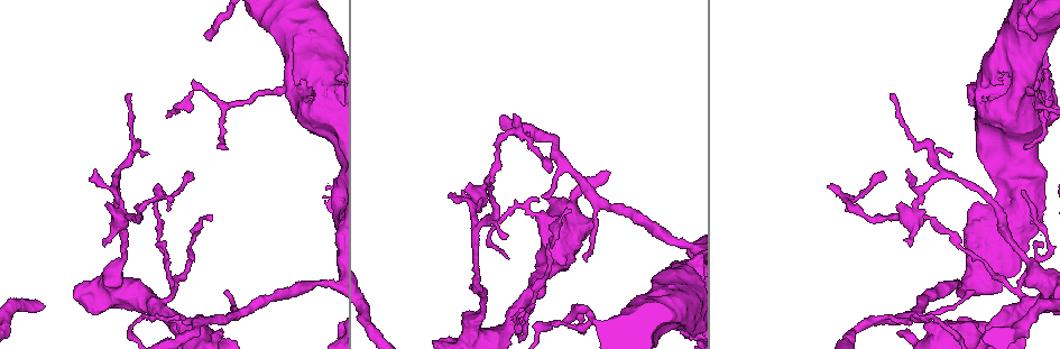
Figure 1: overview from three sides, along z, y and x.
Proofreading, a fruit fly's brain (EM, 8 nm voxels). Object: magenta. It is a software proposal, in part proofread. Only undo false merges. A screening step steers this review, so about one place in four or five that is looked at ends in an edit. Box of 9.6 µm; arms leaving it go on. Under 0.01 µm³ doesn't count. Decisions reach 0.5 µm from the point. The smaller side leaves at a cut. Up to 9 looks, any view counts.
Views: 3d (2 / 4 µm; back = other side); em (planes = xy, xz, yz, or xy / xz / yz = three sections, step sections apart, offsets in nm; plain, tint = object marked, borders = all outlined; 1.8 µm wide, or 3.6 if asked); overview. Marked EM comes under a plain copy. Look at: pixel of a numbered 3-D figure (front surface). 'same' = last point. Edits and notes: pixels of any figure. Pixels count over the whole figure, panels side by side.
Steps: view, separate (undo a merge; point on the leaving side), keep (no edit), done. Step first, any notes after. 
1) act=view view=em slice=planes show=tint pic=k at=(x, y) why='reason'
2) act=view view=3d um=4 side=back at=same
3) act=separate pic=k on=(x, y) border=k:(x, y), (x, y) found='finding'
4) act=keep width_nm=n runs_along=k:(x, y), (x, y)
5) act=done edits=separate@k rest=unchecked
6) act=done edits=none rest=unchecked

act=view view=3d um=4 side=back pic=1 at=(1045, 56) why='closes a loop'

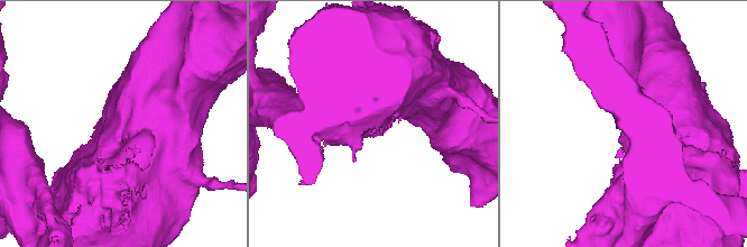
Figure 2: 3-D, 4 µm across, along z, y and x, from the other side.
act=view view=em slice=planes show=tint pic=2 at=(124, 120)

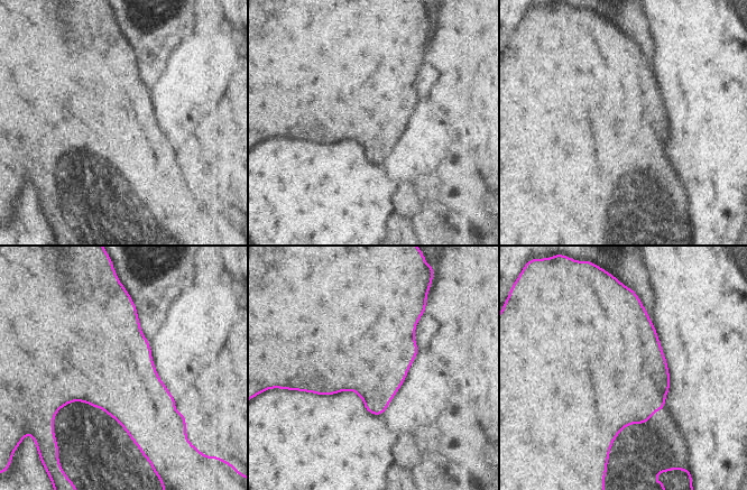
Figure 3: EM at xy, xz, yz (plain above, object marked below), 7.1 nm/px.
act=keep found='one cell here'

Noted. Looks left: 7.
act=view view=em slice=xz step=16 show=tint pic=1 at=(468, 203) why='sharp bend'

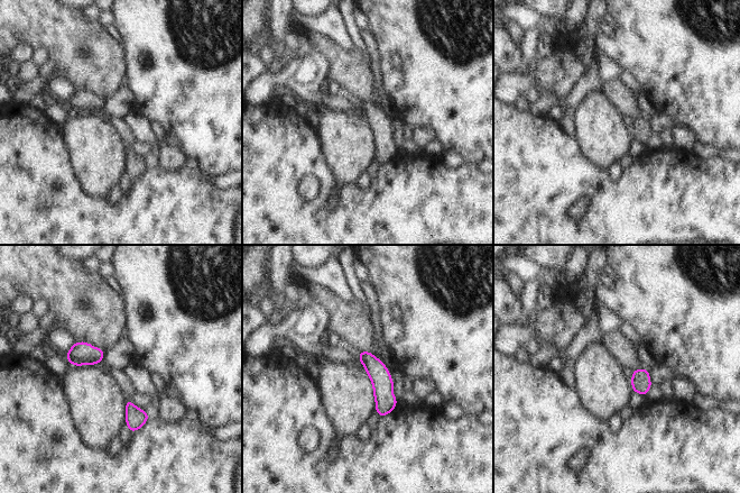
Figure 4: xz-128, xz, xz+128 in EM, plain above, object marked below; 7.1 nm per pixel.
act=view view=em slice=xy step=16 show=tint at=same

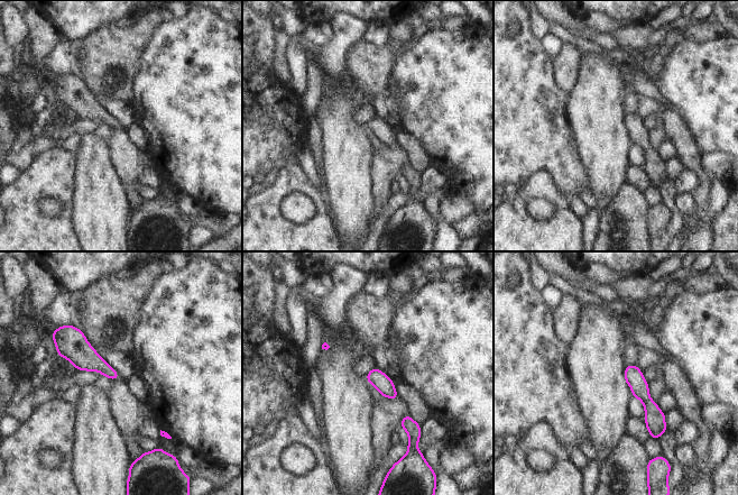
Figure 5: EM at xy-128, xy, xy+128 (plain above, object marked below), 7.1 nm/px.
act=keep width_nm=80 runs_along=5:(629, 368), (652, 409), (653, 432) found='one cell here'

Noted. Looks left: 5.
act=view view=em slice=planes show=tint pic=1 at=(689, 246) why='calibre changes'

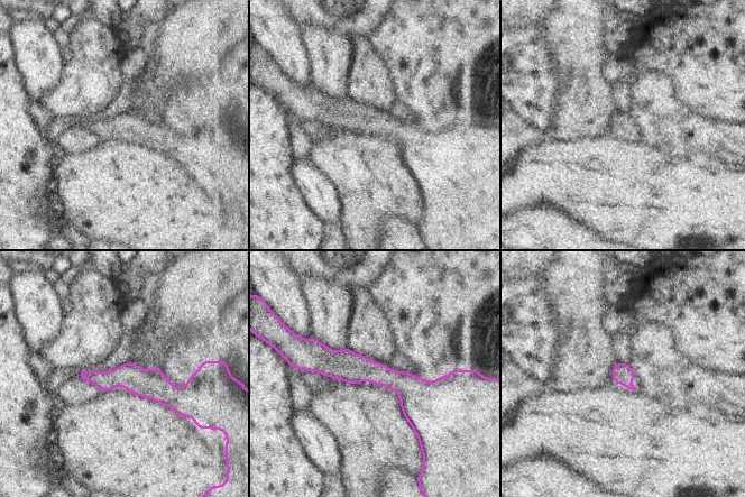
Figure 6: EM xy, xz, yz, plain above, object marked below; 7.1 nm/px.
act=keep width_nm=140 runs_along=6:(309, 364), (408, 387), (442, 382) found='one cell here'

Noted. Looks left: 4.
act=view view=em slice=yz step=16 show=tint pic=1 at=(160, 307) why='arms part here'

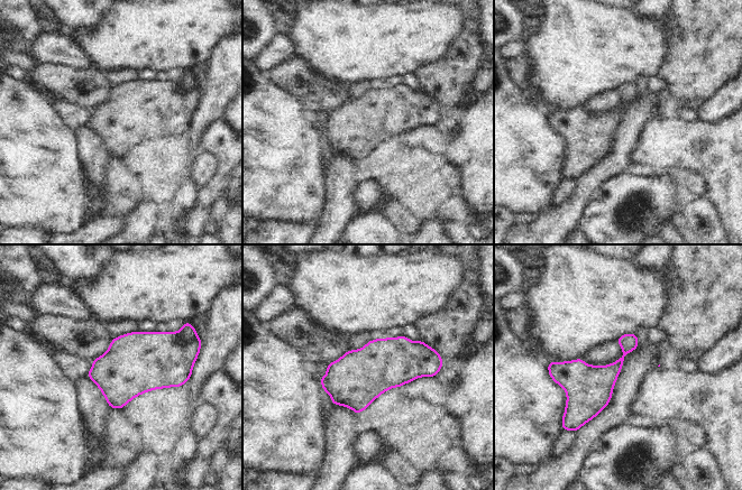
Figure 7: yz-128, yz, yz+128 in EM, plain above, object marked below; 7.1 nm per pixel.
act=view view=em slice=planes show=tint at=same

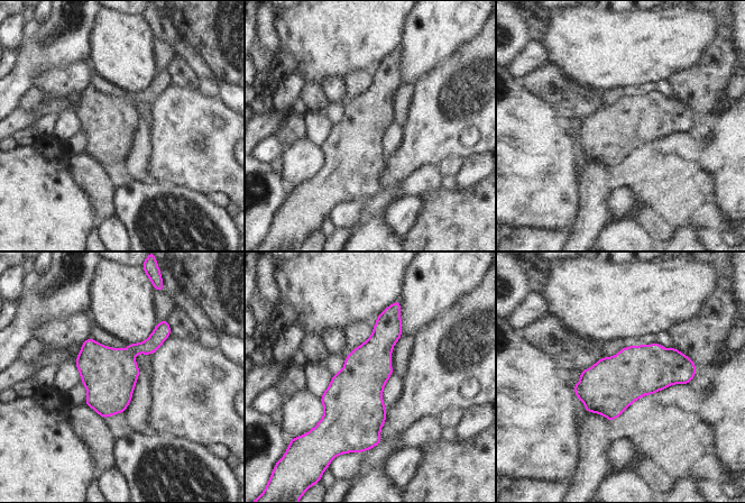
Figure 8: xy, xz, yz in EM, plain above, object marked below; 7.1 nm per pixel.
act=keep found='continuous, no second cell'

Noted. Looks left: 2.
act=done edits=none rest=unchecked

